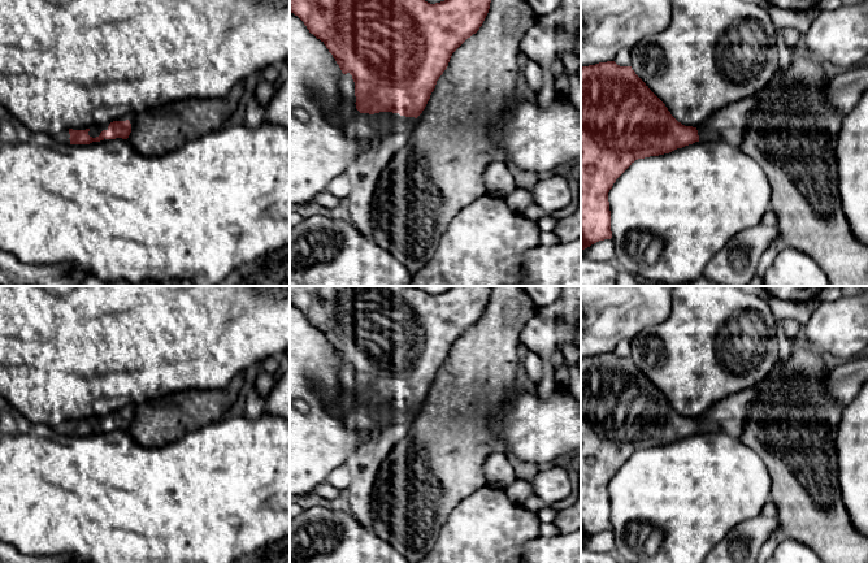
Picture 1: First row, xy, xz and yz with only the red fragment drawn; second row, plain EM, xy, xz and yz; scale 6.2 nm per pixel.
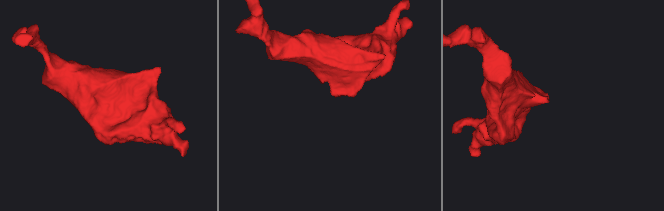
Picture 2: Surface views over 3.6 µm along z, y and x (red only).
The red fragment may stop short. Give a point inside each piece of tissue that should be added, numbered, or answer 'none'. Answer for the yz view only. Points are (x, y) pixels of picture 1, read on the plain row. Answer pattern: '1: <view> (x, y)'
1: yz (729, 415)

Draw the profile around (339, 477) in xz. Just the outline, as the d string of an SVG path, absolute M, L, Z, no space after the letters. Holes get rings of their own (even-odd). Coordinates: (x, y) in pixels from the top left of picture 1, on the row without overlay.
M346 464L335 468L327 477L326 482L337 489L347 490L351 482L351 475Z

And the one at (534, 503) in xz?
M533 494L524 502L524 507L530 511L539 512L546 507L546 503L539 497Z

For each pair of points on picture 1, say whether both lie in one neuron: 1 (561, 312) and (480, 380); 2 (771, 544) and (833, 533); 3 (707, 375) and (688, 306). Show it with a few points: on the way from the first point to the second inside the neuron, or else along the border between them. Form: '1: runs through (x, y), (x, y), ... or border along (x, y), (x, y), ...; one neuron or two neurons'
1: border along (532, 317), (520, 333), (521, 350); two neurons
2: border along (778, 529), (784, 536); two neurons
3: runs through (707, 358), (707, 325), (704, 323); one neuron

